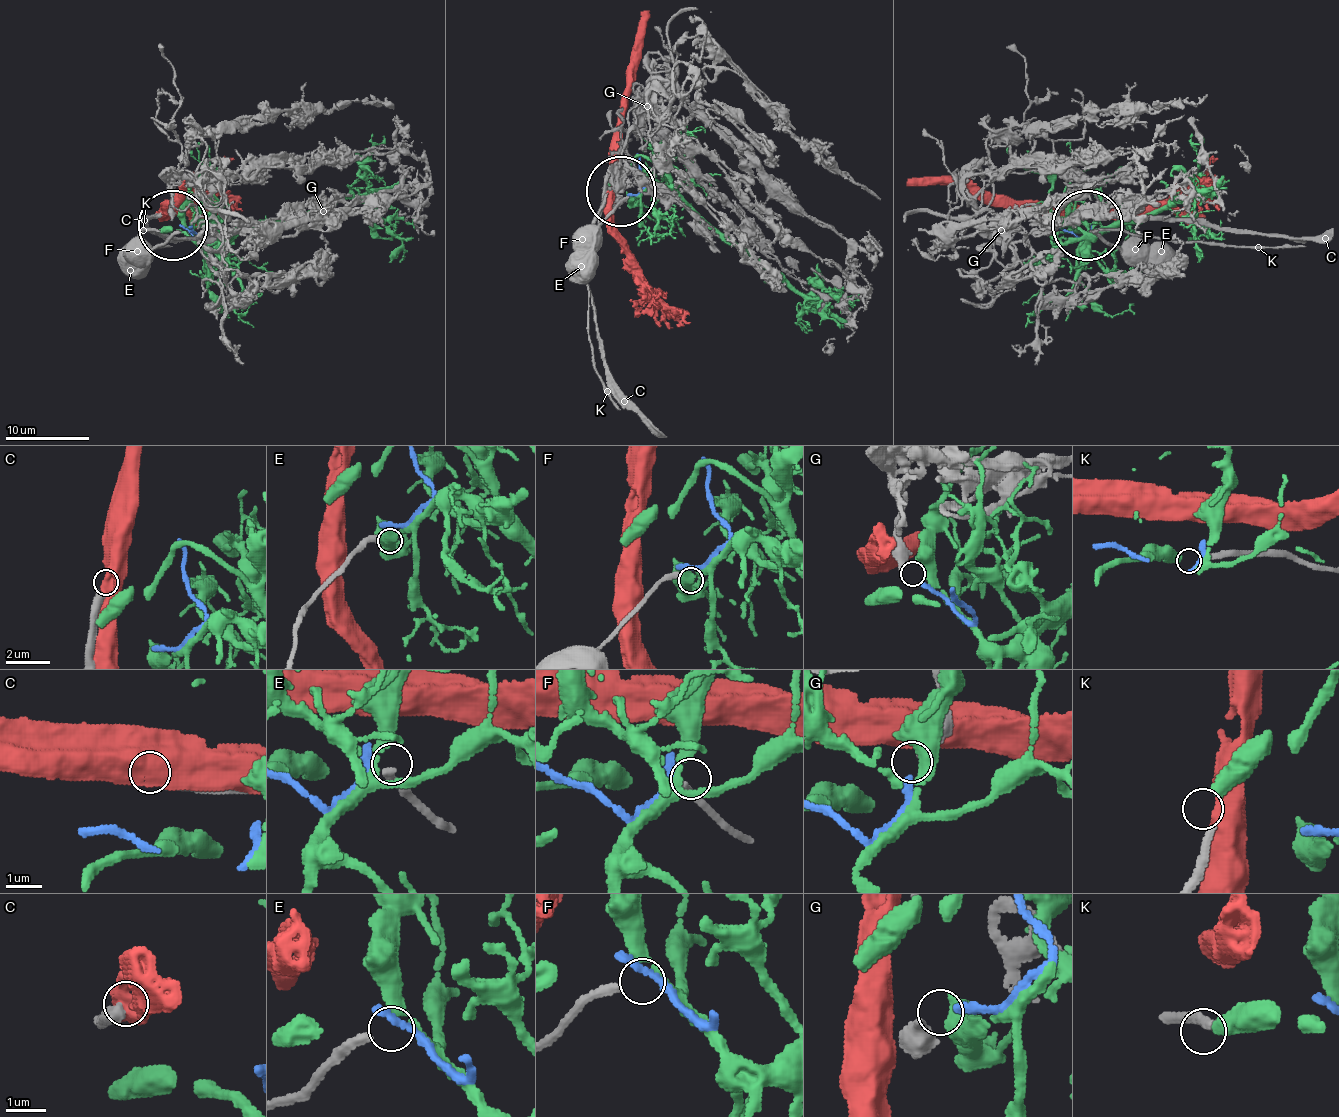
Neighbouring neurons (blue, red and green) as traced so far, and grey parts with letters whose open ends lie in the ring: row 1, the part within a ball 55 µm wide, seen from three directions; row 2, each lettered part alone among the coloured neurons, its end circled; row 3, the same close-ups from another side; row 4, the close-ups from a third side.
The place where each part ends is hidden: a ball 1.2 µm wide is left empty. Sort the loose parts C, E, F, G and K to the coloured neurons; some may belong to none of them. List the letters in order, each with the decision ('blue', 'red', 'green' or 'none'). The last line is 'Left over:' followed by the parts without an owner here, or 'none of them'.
C: red
E: none
F: none
G: blue
K: green
Left over: E, F

